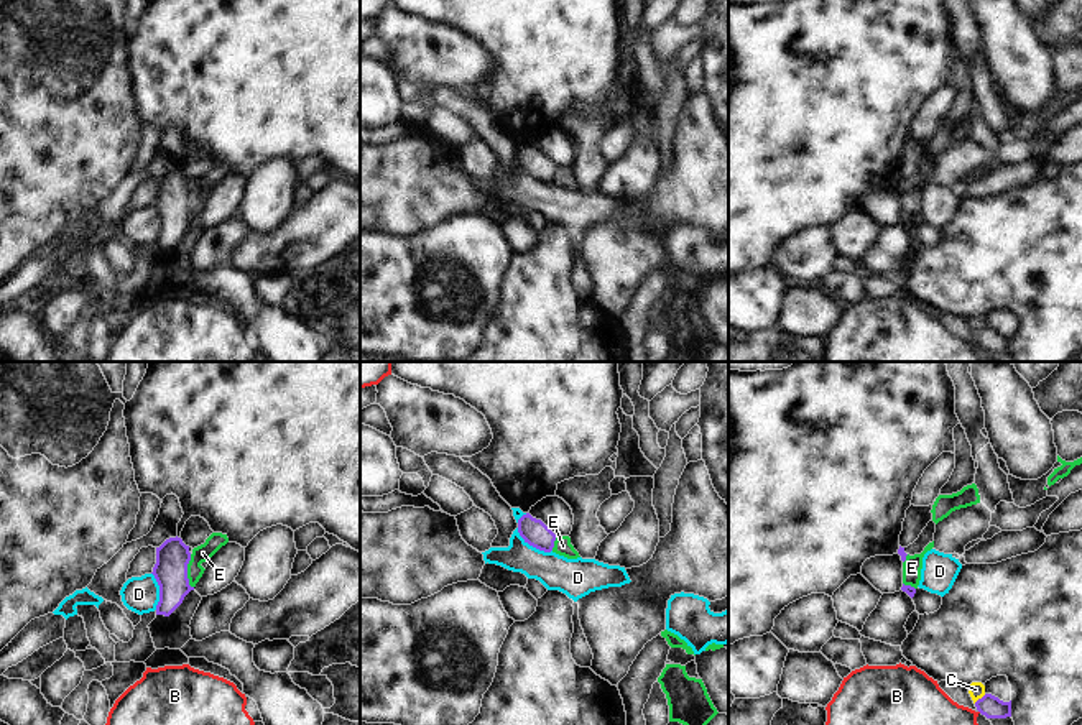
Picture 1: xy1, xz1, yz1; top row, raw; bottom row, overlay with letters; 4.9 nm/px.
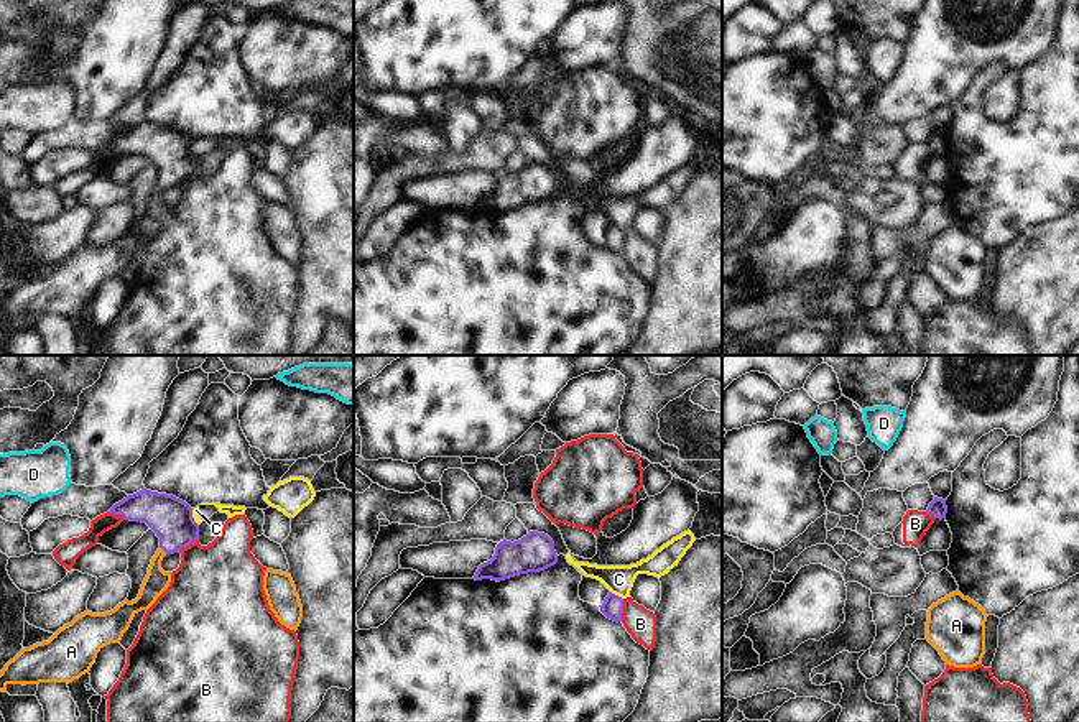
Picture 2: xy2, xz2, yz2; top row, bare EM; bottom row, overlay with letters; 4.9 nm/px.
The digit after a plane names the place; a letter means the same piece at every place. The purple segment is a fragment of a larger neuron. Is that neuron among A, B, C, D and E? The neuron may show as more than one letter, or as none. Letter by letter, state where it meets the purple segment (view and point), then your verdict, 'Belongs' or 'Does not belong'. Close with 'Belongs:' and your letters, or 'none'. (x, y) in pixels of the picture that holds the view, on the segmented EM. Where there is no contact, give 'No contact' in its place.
A: Touches purple at xy2 (163, 550). Belongs
B: Touches purple at xz2 (622, 610). Does not belong
C: Touches purple at xz2 (617, 596). Does not belong
D: Touches purple at xz1 (533, 546). Does not belong
E: Touches purple at xy1 (186, 571). Does not belong
Belongs: A.

